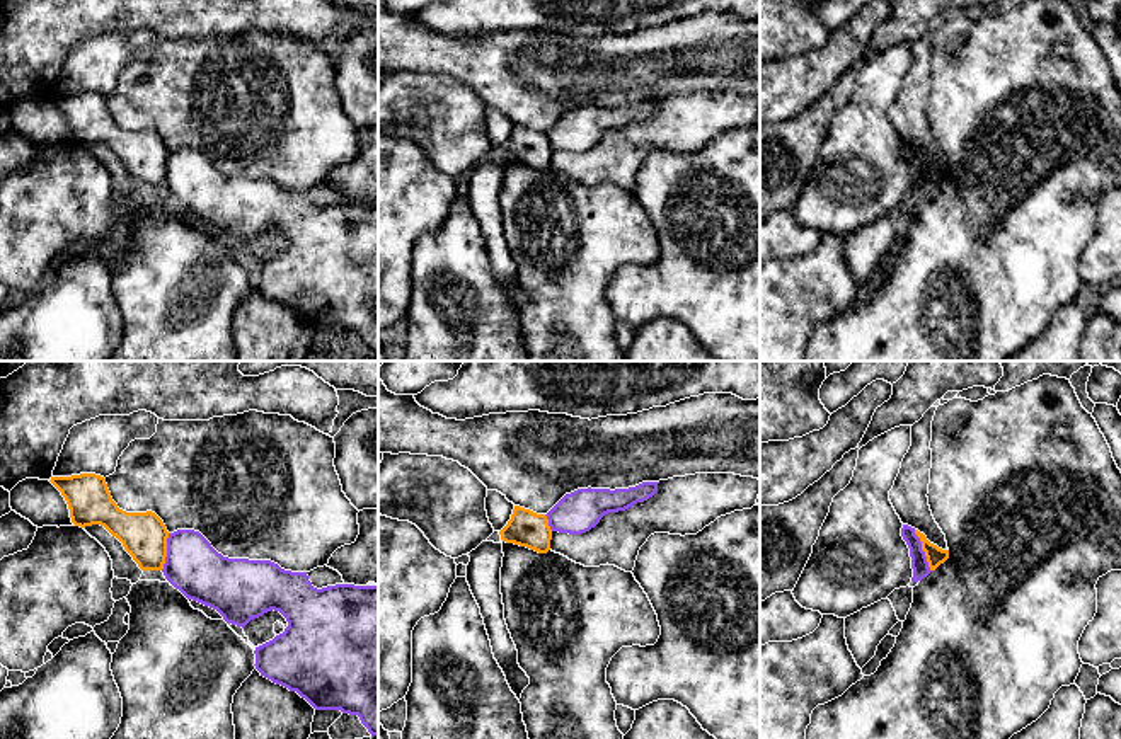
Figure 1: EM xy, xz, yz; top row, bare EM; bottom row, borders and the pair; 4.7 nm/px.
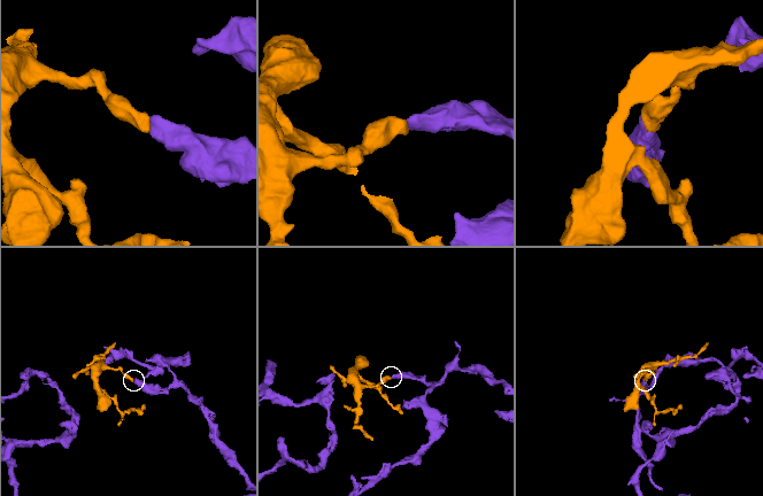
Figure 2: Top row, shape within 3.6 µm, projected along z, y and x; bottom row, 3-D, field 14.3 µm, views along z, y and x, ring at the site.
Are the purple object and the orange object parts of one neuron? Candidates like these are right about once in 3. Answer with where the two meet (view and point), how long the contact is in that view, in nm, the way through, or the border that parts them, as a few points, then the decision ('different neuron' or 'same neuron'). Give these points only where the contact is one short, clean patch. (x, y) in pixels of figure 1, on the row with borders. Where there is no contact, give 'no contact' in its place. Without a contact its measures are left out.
contact yz (922, 550); length 220 nm; border yz (914, 530), (931, 571); different neuron

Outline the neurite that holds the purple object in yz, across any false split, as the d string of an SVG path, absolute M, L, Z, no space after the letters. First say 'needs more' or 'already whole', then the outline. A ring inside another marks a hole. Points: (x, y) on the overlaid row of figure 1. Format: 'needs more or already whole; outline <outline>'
already whole; outline M903 524L901 536L910 548L911 569L913 569L911 582L918 582L932 572L928 567L925 552L922 550L922 541L915 535L915 528L911 528L908 524Z

